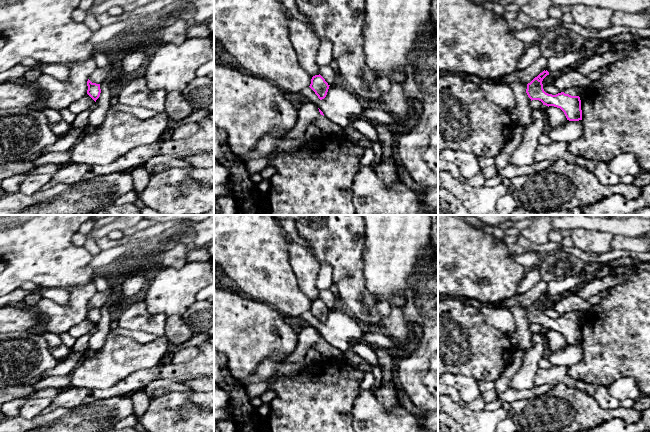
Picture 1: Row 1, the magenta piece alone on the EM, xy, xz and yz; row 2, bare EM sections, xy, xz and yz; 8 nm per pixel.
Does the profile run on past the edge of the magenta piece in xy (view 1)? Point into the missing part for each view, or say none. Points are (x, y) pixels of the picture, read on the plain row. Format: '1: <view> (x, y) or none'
1: none

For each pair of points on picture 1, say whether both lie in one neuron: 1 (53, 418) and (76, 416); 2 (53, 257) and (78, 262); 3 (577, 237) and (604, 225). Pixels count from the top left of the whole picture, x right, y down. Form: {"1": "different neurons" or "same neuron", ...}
{"1": "same neuron", "2": "same neuron", "3": "different neurons"}

